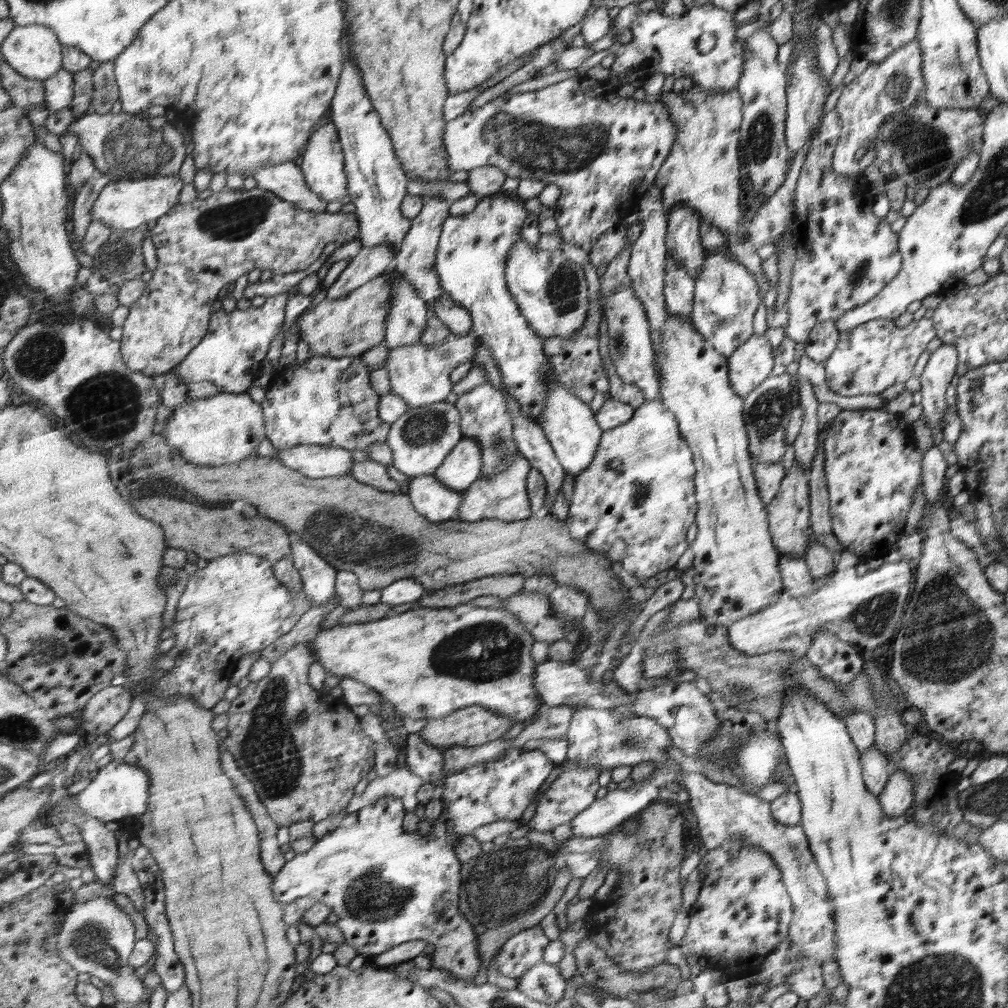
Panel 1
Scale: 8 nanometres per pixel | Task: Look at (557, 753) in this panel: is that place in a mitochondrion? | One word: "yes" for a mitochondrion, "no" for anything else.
no

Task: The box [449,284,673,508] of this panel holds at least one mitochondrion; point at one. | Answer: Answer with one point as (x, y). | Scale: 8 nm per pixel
(641, 488)

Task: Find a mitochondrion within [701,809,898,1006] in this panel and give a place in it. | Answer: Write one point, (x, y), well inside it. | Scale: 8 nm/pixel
(809, 880)

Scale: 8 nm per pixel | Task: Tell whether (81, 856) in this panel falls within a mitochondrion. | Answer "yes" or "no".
no

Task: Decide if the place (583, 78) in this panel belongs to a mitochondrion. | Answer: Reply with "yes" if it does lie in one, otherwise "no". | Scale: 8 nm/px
no

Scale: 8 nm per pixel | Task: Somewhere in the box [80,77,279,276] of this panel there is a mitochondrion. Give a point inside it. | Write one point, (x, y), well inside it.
(134, 146)

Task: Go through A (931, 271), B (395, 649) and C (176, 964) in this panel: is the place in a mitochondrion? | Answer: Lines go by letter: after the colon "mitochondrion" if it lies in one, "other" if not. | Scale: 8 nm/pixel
A: other
B: other
C: other

